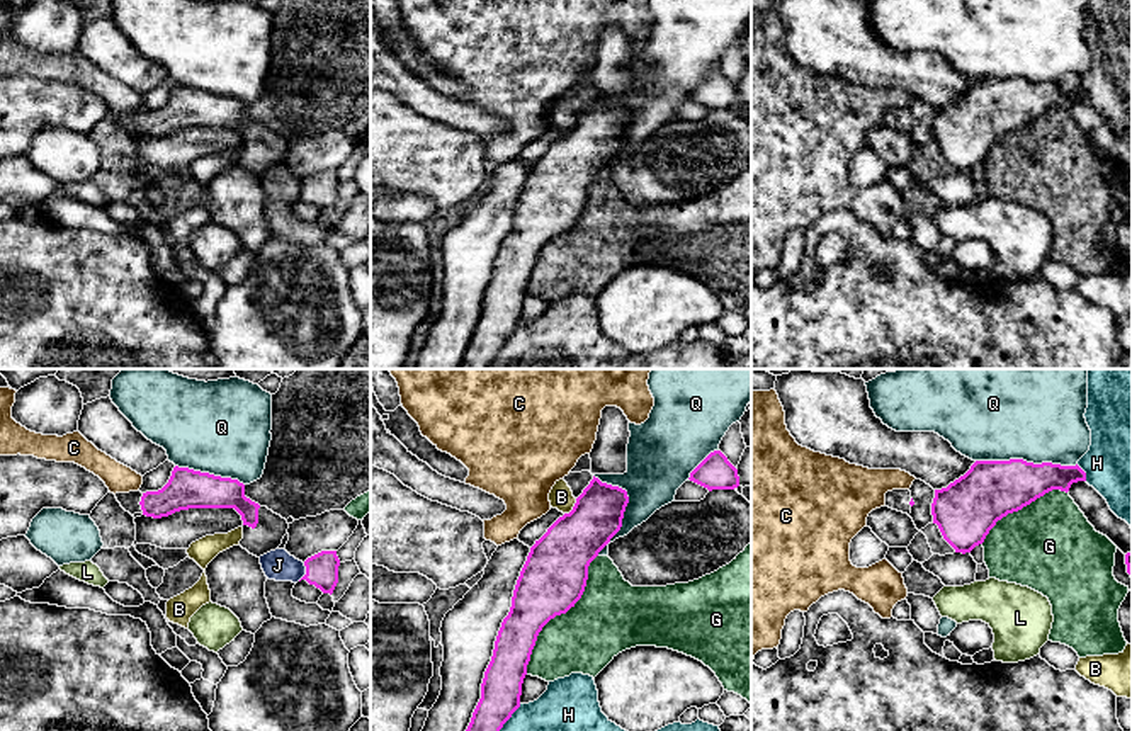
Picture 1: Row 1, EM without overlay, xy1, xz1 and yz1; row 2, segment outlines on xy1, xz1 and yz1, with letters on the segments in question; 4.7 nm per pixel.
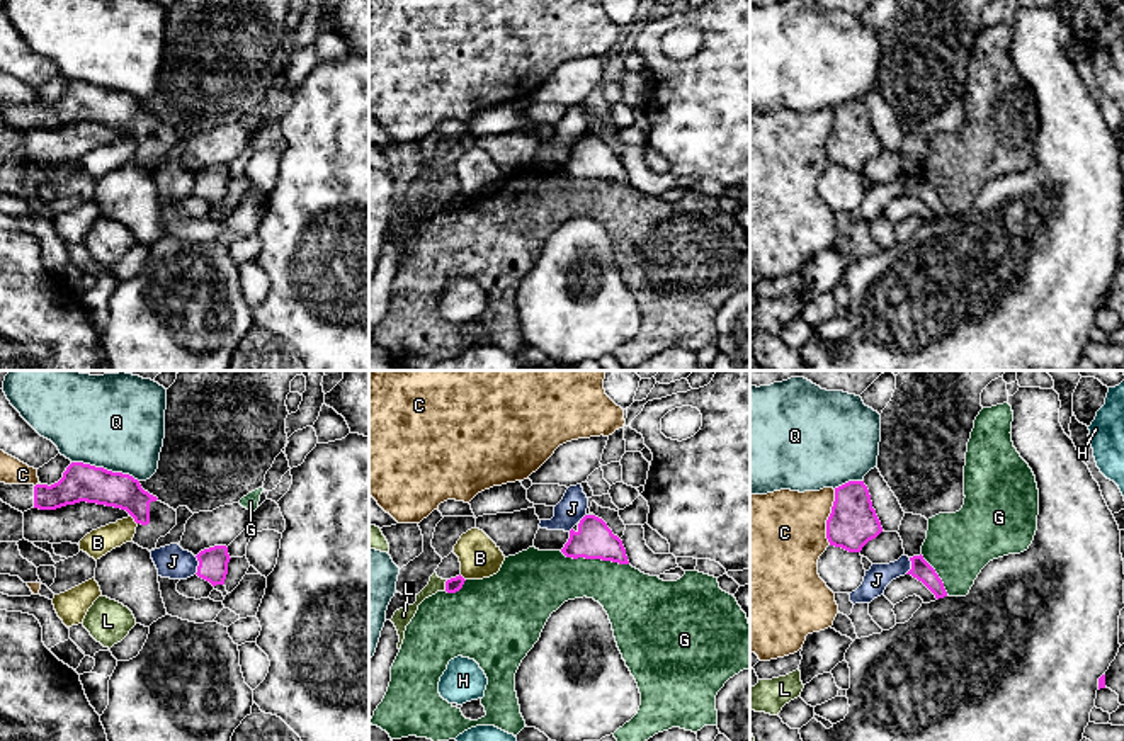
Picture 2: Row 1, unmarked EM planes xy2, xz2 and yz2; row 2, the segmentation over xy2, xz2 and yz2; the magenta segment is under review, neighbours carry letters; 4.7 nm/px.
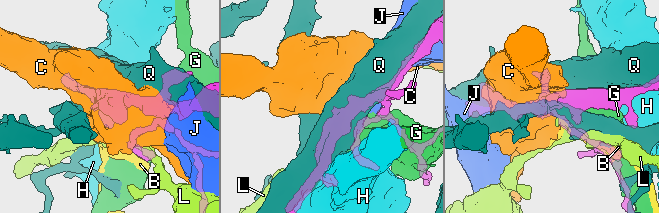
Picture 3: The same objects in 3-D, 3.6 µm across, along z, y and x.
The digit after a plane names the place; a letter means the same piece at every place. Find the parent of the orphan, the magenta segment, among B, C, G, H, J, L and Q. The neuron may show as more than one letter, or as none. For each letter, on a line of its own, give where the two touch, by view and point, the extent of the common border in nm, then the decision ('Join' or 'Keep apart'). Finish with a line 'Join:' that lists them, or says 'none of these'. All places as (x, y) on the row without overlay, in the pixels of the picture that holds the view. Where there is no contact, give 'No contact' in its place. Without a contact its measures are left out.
B: Touches magenta at xz1 (573, 126). Shared border 100 nm. Keep apart
C: Touches magenta at yz2 (828, 136). Shared border 260 nm. Keep apart
G: Touches magenta at xz1 (560, 233). Shared border 650 nm. Keep apart
H: Touches magenta at yz1 (1085, 92). Shared border 90 nm. Keep apart
J: Touches magenta at xy1 (306, 191). Shared border 90 nm. Keep apart
L: Touches magenta at xz2 (446, 204). Shared border 60 nm. Keep apart
Q: Touches magenta at yz1 (1025, 80). Shared border 480 nm. Keep apart
Join: none of these

